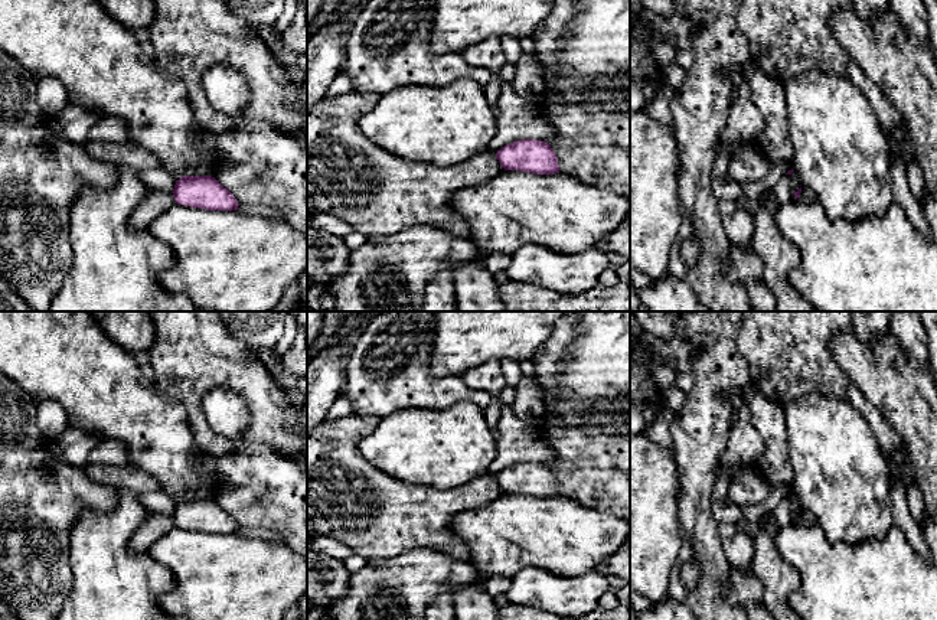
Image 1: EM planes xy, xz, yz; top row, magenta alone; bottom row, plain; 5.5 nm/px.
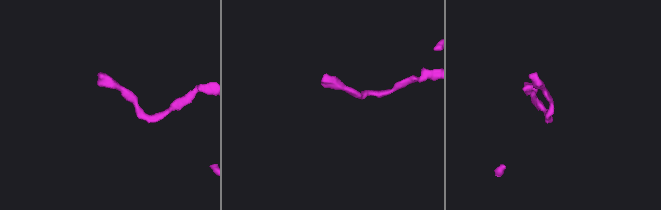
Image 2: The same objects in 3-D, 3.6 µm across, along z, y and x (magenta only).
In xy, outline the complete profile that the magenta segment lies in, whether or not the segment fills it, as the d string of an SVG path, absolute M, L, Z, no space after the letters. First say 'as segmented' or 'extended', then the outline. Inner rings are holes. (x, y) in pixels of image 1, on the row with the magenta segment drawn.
as segmented; M182 176L173 196L177 205L208 211L236 211L235 196L212 176Z

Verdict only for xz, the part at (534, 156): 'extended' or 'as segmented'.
as segmented

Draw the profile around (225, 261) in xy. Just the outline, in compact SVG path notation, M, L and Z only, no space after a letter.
M174 203L147 228L176 255L174 264L159 274L159 283L172 294L185 294L199 310L271 311L287 287L307 270L307 236L285 221L251 216L238 211L208 211Z

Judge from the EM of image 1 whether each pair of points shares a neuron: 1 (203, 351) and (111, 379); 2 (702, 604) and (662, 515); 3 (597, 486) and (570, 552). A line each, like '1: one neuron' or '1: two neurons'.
1: two neurons
2: two neurons
3: two neurons

